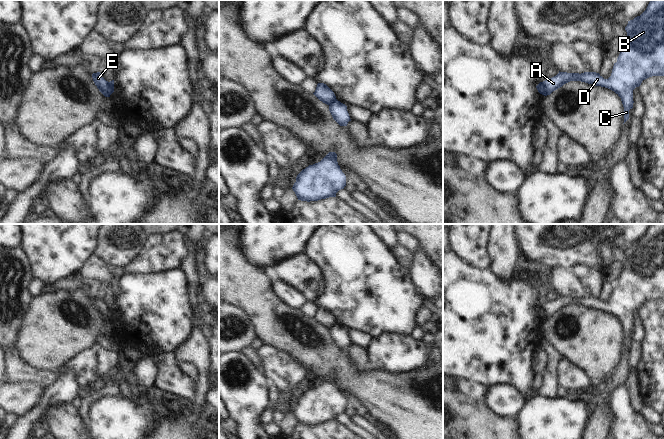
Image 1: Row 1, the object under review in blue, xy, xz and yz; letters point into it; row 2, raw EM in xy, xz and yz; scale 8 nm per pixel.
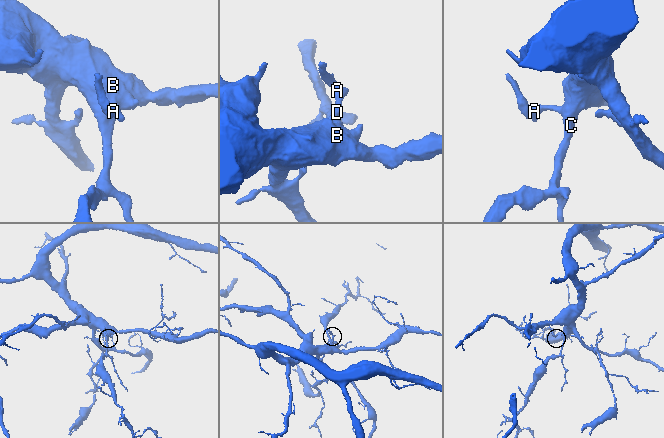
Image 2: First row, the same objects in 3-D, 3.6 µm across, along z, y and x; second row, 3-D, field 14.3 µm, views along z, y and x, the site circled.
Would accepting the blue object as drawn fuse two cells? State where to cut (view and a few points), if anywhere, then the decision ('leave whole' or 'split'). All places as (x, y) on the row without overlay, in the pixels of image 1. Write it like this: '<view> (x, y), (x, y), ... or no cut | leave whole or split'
yz (541, 306), (544, 318) | split

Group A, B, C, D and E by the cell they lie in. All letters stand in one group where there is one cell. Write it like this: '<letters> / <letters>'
A B C D / E

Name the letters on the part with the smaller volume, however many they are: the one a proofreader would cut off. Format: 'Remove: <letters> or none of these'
Remove: E

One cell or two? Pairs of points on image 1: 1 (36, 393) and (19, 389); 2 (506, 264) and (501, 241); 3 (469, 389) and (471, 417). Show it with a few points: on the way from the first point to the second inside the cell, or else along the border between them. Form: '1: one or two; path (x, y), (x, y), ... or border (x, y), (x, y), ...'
1: one; path (32, 393), (23, 393)
2: one; path (504, 258), (503, 247)
3: two; border (453, 389), (472, 399), (484, 400)

